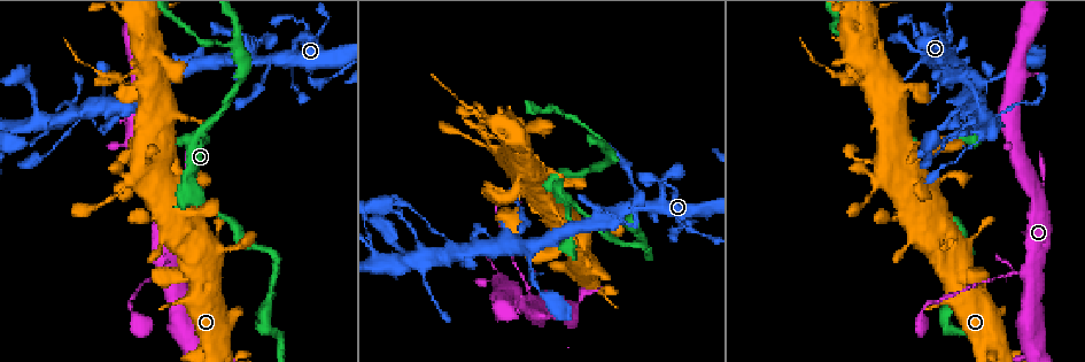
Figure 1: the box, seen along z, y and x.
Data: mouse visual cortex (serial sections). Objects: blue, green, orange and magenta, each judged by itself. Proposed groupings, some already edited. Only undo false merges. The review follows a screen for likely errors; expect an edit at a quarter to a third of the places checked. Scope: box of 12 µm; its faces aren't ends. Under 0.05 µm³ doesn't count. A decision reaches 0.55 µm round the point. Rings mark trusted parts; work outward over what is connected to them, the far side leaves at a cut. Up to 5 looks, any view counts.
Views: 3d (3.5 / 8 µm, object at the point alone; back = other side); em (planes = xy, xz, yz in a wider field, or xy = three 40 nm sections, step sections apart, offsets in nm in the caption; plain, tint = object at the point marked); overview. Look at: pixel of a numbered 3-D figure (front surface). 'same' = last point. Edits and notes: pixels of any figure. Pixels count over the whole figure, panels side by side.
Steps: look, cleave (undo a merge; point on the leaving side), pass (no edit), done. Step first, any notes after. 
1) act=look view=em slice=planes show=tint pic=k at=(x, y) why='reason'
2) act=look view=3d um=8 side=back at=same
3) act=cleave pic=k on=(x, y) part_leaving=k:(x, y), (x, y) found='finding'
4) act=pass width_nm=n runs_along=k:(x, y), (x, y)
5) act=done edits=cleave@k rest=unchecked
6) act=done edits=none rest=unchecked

act=look view=3d um=3.5 pic=1 at=(939, 55)

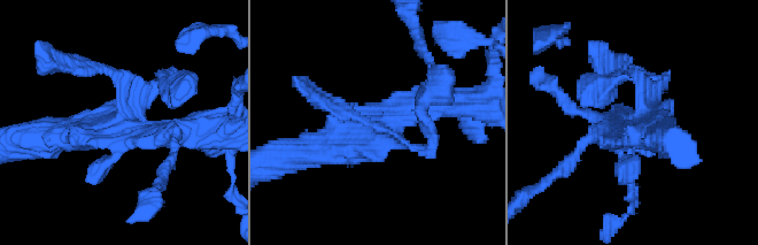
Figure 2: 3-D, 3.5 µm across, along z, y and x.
act=look view=em slice=xy step=3 show=tint pic=2 at=(384, 123) why='need the tissue'

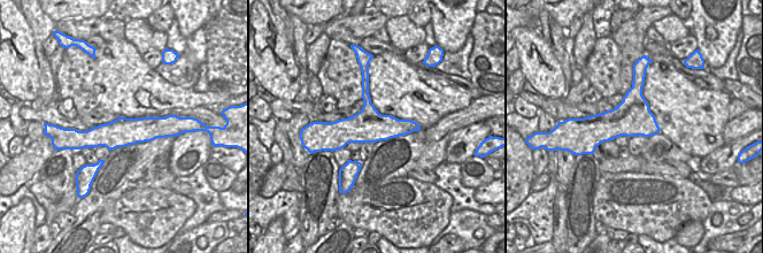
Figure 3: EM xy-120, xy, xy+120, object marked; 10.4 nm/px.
act=look view=em slice=xy step=1 show=tint at=same why='another direction'

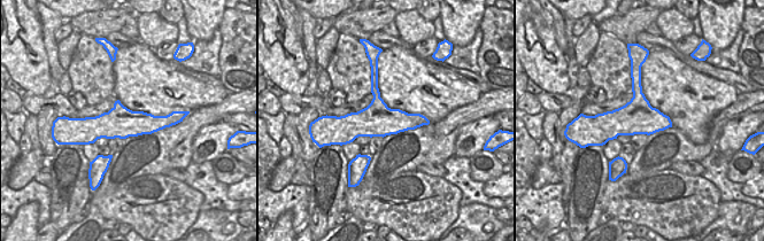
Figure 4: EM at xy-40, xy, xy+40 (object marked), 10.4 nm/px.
act=pass runs_along=2:(453, 104), (311, 151) found='all the same cell'

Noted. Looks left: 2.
act=look view=3d um=8 pic=1 at=(129, 84) why='narrows sharply'

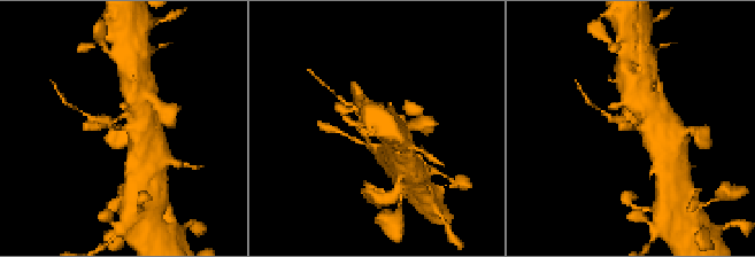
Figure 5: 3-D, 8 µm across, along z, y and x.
act=look view=3d um=3.5 pic=5 at=(119, 127)

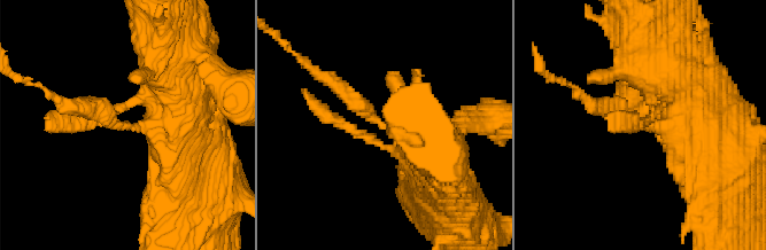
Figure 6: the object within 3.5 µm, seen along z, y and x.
act=cleave pic=6 on=(366, 106) part_leaving=6:(384, 125), (302, 61) found='two cells meet here'

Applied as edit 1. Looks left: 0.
act=done edits=cleave@6 rest=unchecked

